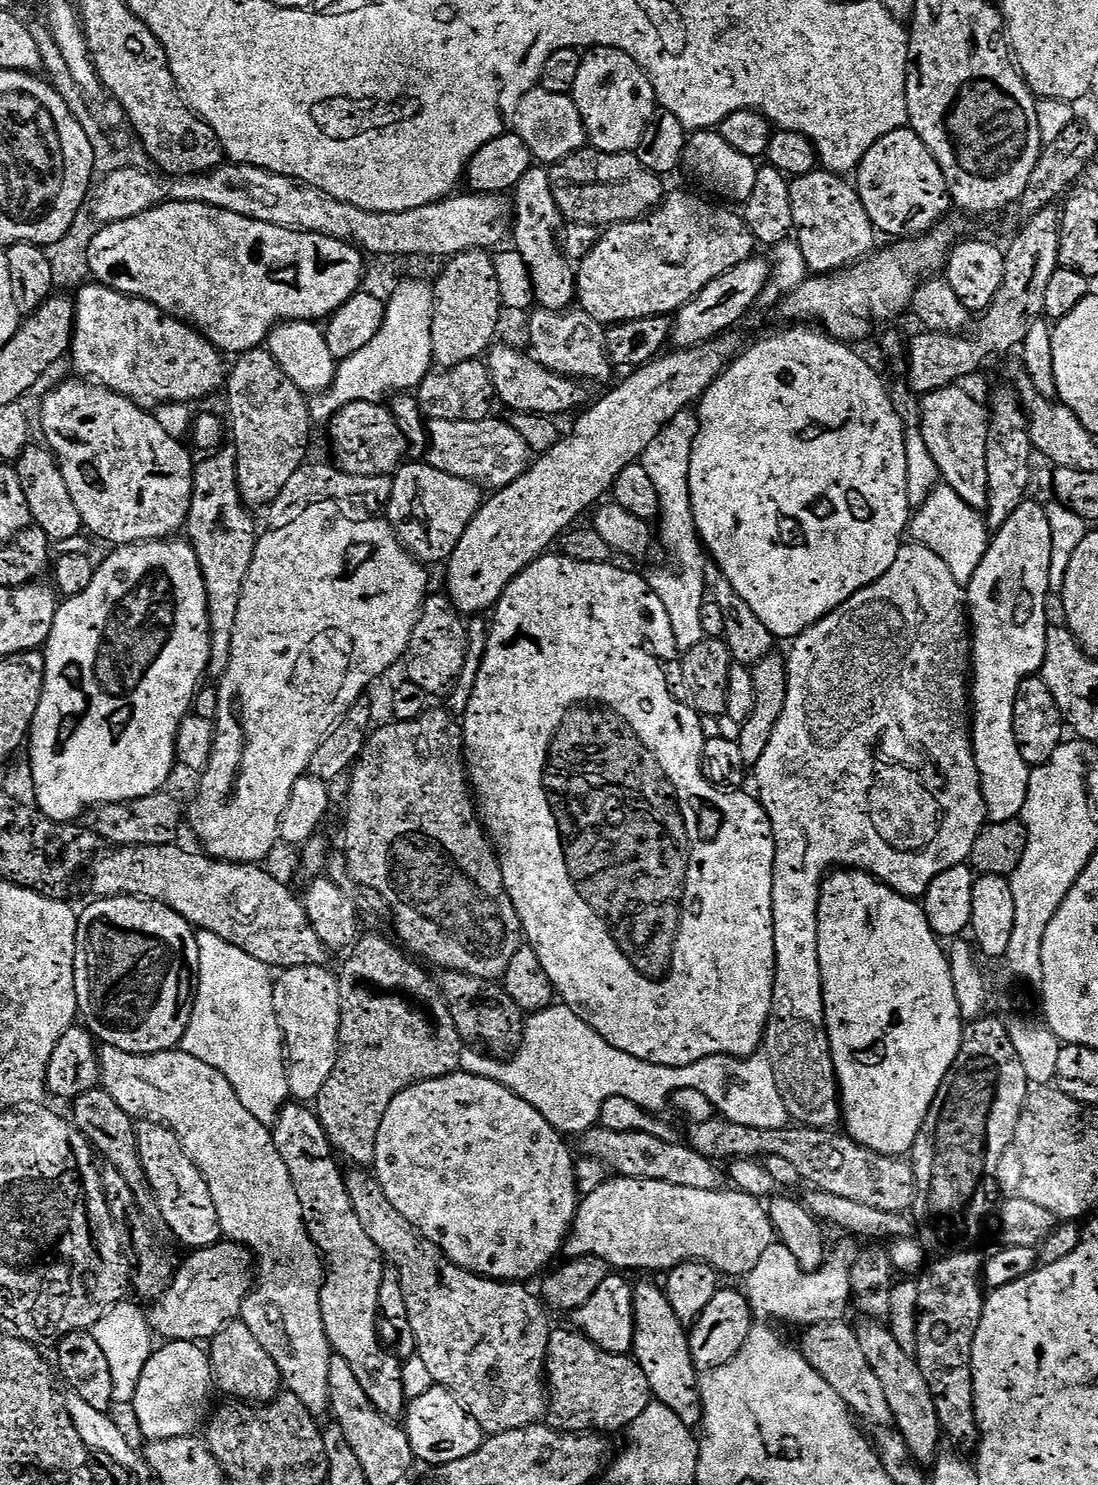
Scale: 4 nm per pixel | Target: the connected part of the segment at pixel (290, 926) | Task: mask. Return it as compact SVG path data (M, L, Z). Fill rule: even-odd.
M179 843L168 845L142 845L140 847L117 847L109 856L101 855L90 869L92 888L97 897L106 896L141 896L143 900L157 900L170 910L182 914L193 929L218 934L226 938L238 950L246 950L250 958L268 965L272 970L297 968L318 964L327 965L330 949L324 945L322 938L310 926L301 897L291 891L289 885L272 878L263 867L254 864L229 864L222 860L213 860L199 851L187 852L179 848Z

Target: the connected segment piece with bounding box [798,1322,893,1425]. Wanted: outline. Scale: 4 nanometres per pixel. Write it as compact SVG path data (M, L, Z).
M829 1322L805 1327L803 1332L804 1337L798 1341L800 1353L810 1366L814 1366L814 1370L818 1370L818 1374L822 1374L822 1378L826 1378L826 1382L830 1382L830 1386L834 1386L834 1390L838 1390L848 1409L861 1421L891 1425L890 1402L886 1402L878 1374L874 1374L870 1362L866 1362L866 1354L862 1354L862 1346L858 1346L855 1327L848 1322Z

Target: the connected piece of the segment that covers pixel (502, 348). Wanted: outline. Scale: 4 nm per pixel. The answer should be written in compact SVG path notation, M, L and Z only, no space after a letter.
M500 342L487 353L488 372L492 375L492 386L499 403L501 400L513 413L540 413L553 418L560 418L563 412L575 413L585 403L584 388L580 385L583 383L569 375L552 372L540 364L534 355L525 352Z

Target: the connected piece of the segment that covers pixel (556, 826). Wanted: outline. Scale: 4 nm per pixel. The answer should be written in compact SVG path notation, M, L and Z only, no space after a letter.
M545 554L539 556L533 564L528 564L506 586L500 596L494 611L490 616L490 631L485 656L482 658L481 669L478 670L477 685L474 686L473 697L469 708L462 717L462 731L466 740L466 762L468 763L468 779L478 805L478 815L498 853L504 888L512 899L514 910L520 919L520 926L527 943L538 954L538 962L542 962L542 970L546 970L546 978L550 978L553 993L560 996L563 1003L582 1022L586 1022L610 1046L622 1050L622 1054L630 1054L634 1058L642 1058L651 1064L661 1064L671 1068L690 1066L699 1060L711 1056L738 1056L747 1058L761 1051L764 1042L764 1032L768 1028L768 1019L772 1013L774 998L774 978L776 977L776 955L774 954L774 910L772 895L774 894L774 854L776 853L776 834L772 829L766 810L760 805L755 795L747 796L744 790L725 790L708 779L704 770L704 742L706 733L700 723L702 717L691 703L679 700L668 689L668 676L664 673L664 660L677 659L678 649L674 638L674 626L670 626L670 614L666 614L666 606L654 592L643 575L627 572L624 568L615 568L615 563L591 564L576 562L574 558L563 554Z

